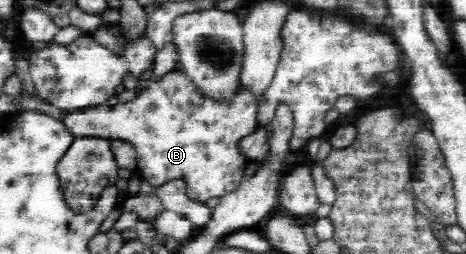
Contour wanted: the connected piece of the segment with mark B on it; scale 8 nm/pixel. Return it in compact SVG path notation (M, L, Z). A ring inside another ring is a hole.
M180 69L165 73L160 81L151 83L132 101L118 102L114 107L104 103L80 112L69 112L62 120L75 137L102 137L131 143L137 154L137 169L141 178L152 185L153 191L170 181L182 180L190 200L203 204L212 197L221 198L236 191L244 171L250 163L255 162L242 153L240 141L252 135L260 126L257 95L247 85L238 81L236 89L232 89L228 97L212 97L196 85L195 78Z

